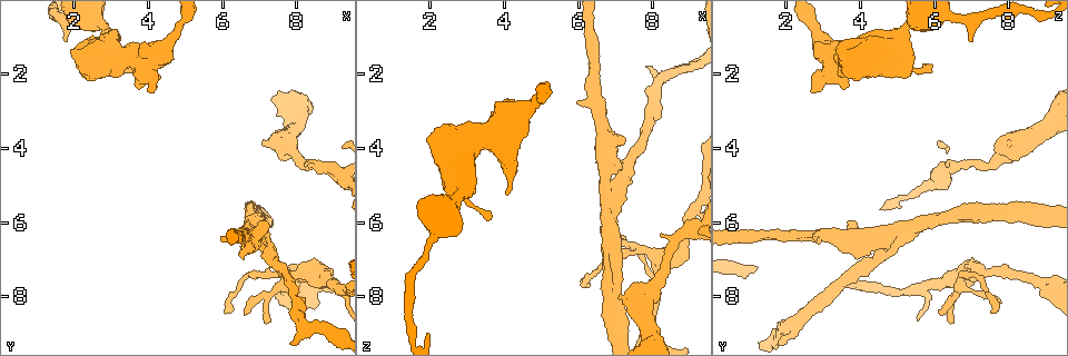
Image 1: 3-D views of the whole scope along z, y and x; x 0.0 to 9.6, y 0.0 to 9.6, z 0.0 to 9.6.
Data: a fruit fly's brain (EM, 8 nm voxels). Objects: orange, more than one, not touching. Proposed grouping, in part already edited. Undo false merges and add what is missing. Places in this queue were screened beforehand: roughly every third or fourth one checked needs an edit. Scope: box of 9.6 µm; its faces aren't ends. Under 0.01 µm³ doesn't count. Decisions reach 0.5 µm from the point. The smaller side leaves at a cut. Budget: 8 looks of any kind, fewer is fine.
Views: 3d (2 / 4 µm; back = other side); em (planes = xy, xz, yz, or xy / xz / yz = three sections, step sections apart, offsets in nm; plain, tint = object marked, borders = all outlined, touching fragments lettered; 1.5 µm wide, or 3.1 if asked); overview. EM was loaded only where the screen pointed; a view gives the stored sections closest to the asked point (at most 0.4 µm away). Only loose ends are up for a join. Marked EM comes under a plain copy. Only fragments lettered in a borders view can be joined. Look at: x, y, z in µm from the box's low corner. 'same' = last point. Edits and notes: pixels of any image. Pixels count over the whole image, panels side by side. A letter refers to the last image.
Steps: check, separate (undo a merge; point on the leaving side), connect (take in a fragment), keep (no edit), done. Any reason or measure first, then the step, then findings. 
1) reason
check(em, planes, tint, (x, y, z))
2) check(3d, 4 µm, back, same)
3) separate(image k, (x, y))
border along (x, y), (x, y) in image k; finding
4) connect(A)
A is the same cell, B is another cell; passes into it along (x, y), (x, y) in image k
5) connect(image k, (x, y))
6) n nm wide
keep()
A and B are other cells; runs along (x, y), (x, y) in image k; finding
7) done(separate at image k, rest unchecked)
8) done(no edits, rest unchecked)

thin end
check(3d, 2 µm, (7.25, 8.65, 6.55))

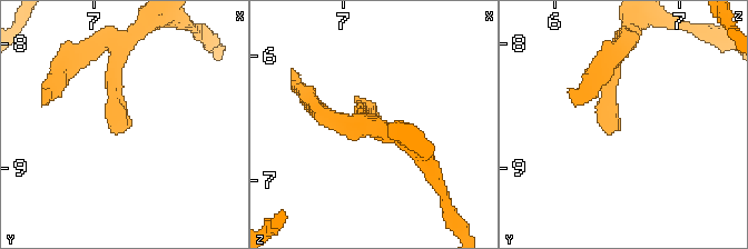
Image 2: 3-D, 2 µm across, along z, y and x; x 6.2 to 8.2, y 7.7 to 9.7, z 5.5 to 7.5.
need the tissue
check(em, planes, borders, (7.22, 8.70, 6.50))

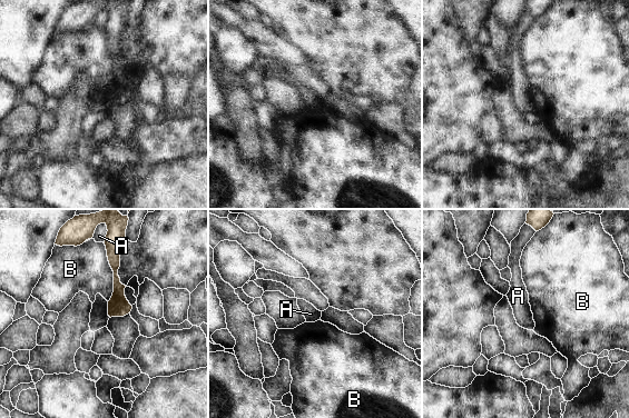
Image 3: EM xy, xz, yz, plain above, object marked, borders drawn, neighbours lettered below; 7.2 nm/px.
keep()
A and B are other cells; runs along (114, 249), (120, 314) in image 3; none of them fits

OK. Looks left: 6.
calibre changes
check(em, planes, borders, (8.25, 7.35, 7.20))

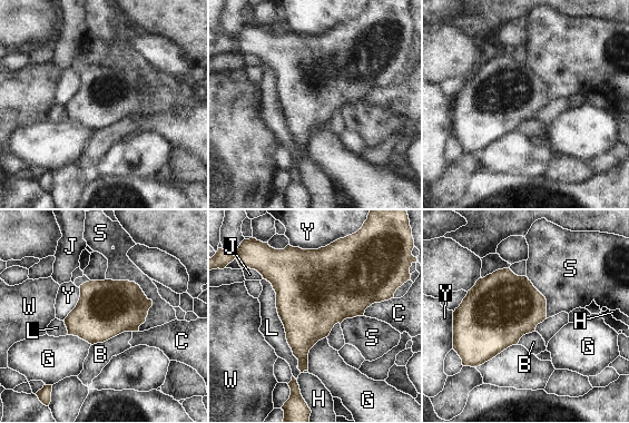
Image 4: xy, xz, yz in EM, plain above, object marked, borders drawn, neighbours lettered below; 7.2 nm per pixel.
260 nm wide
keep()
B, C, G, H, J, L, S, W and Y are other cells; border along (326, 336), (310, 350), (307, 370) in image 4; one neuron here

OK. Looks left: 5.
free end
check(3d, 4 µm, back, (1.80, 1.10, 7.00))

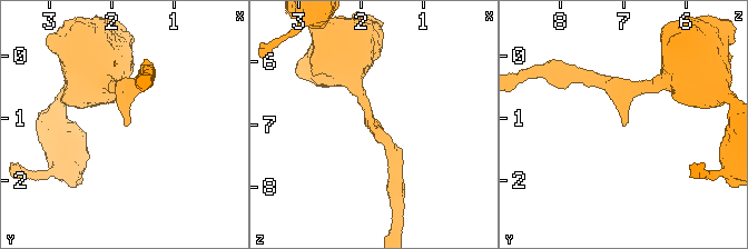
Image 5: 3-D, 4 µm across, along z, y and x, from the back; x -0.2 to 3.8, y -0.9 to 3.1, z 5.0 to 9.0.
check(em, planes, borders, (1.80, 1.10, 7.00))

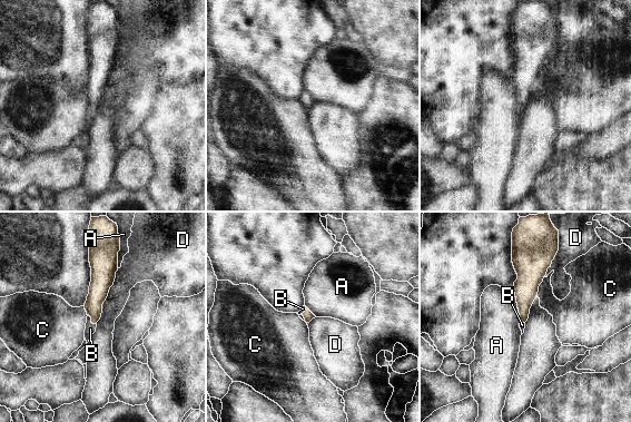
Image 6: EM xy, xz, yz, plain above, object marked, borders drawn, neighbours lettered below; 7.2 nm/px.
D touches over 440 nm
connect(B)
B is the same cell, A, C and D are other cells; it goes on there

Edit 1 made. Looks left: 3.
done(connect at image 6, rest unchecked)

